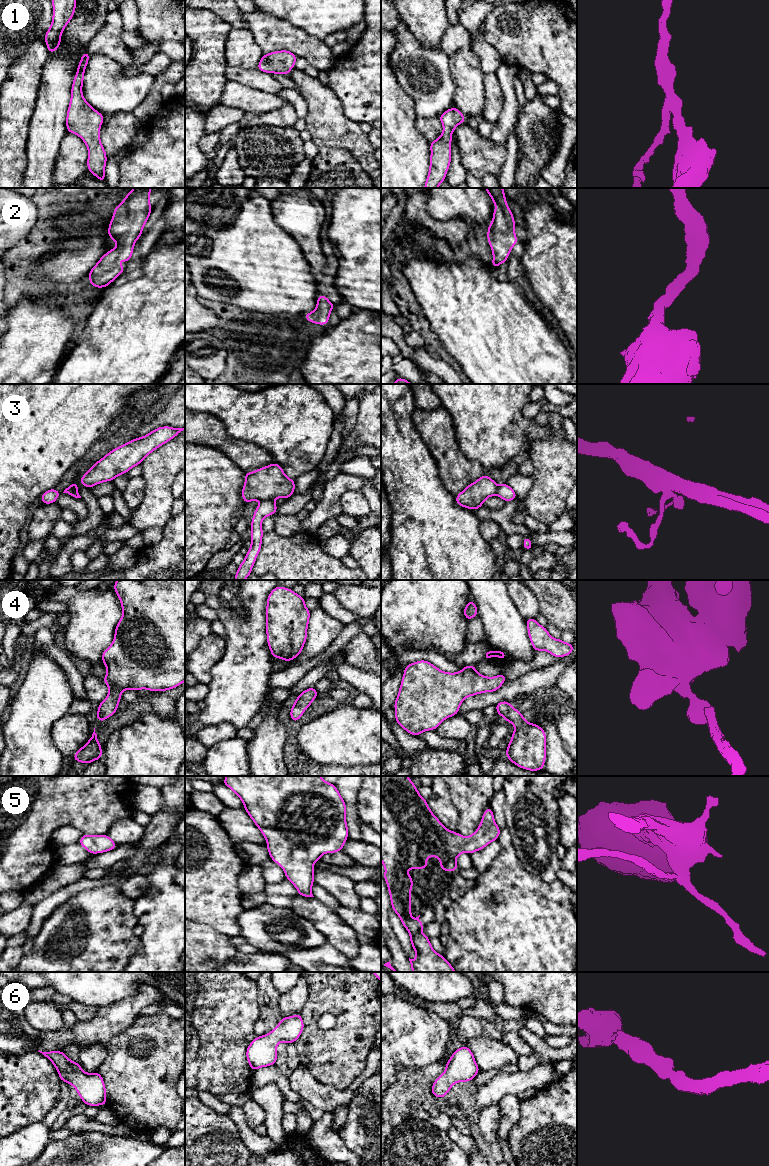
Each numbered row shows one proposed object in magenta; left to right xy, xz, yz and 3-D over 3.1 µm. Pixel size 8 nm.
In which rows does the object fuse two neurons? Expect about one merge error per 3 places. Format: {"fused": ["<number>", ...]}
{"fused": ["3"]}

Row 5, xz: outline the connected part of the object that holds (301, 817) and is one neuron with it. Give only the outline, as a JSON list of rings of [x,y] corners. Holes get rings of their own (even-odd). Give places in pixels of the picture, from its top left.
[[[226,776],[222,783],[241,799],[245,811],[267,841],[266,848],[270,858],[283,868],[285,877],[298,890],[298,895],[314,897],[312,894],[313,864],[320,861],[324,853],[342,851],[349,838],[346,803],[336,786],[326,782],[320,776]]]

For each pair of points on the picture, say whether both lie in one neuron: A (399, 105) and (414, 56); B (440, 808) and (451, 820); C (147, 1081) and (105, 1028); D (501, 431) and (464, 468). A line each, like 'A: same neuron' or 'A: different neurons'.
A: different neurons
B: same neuron
C: different neurons
D: different neurons

